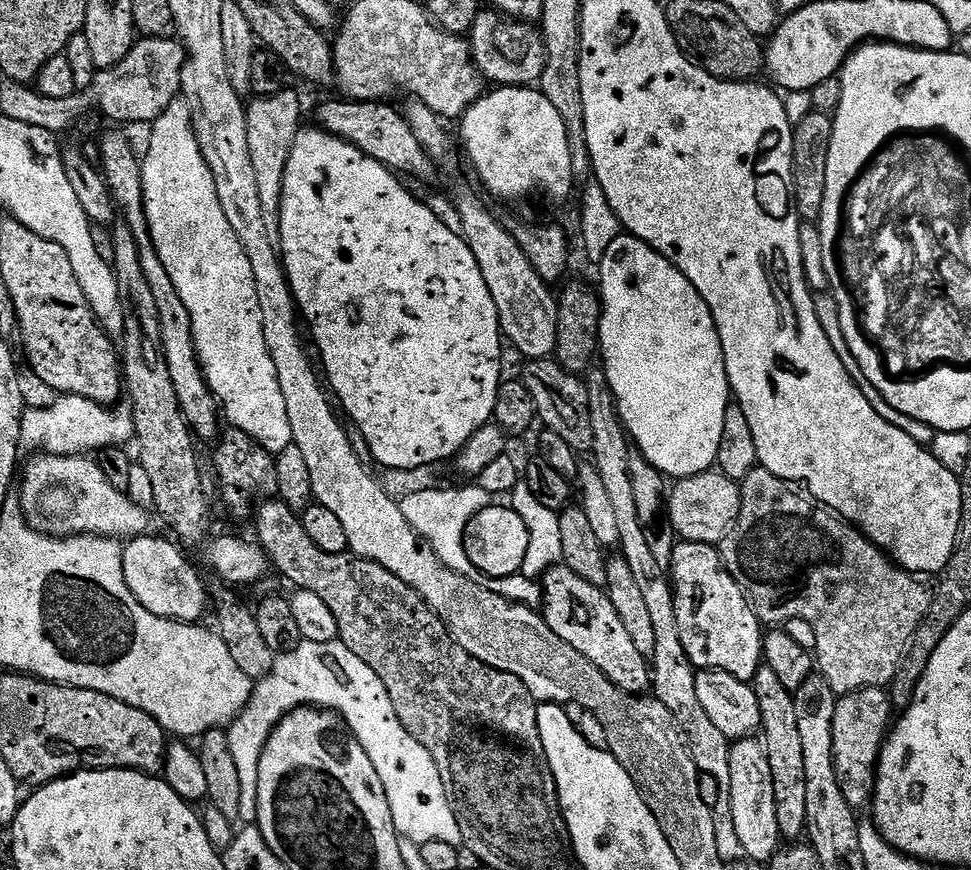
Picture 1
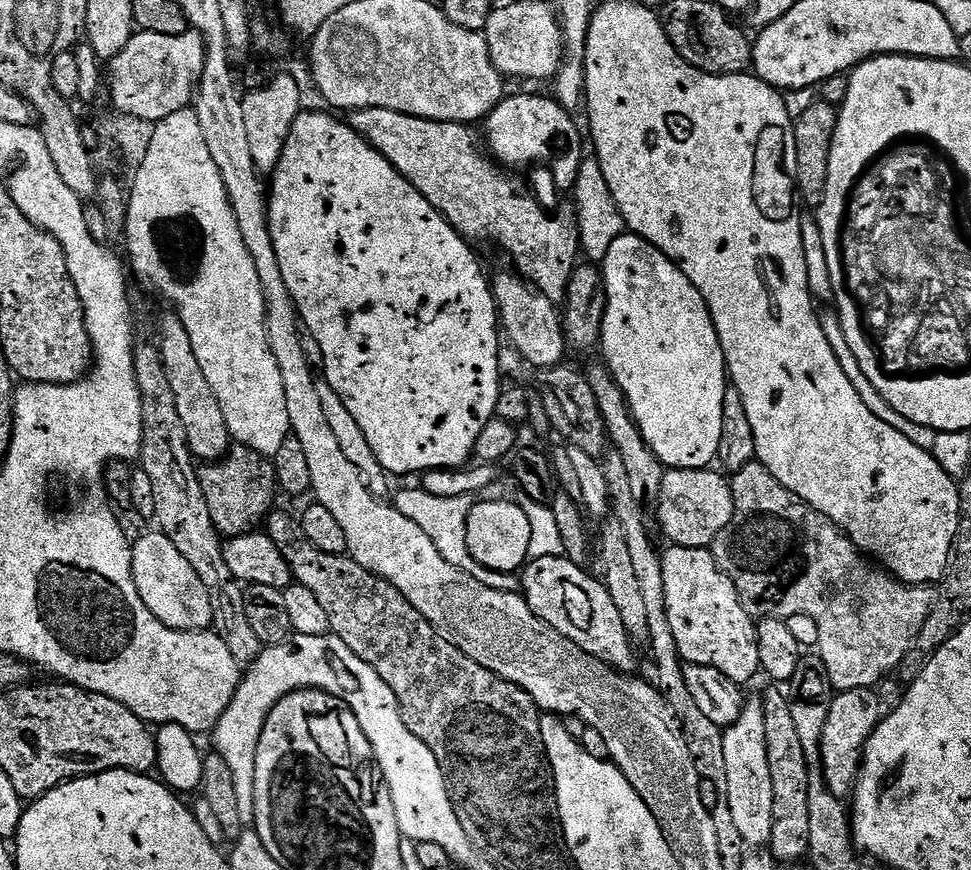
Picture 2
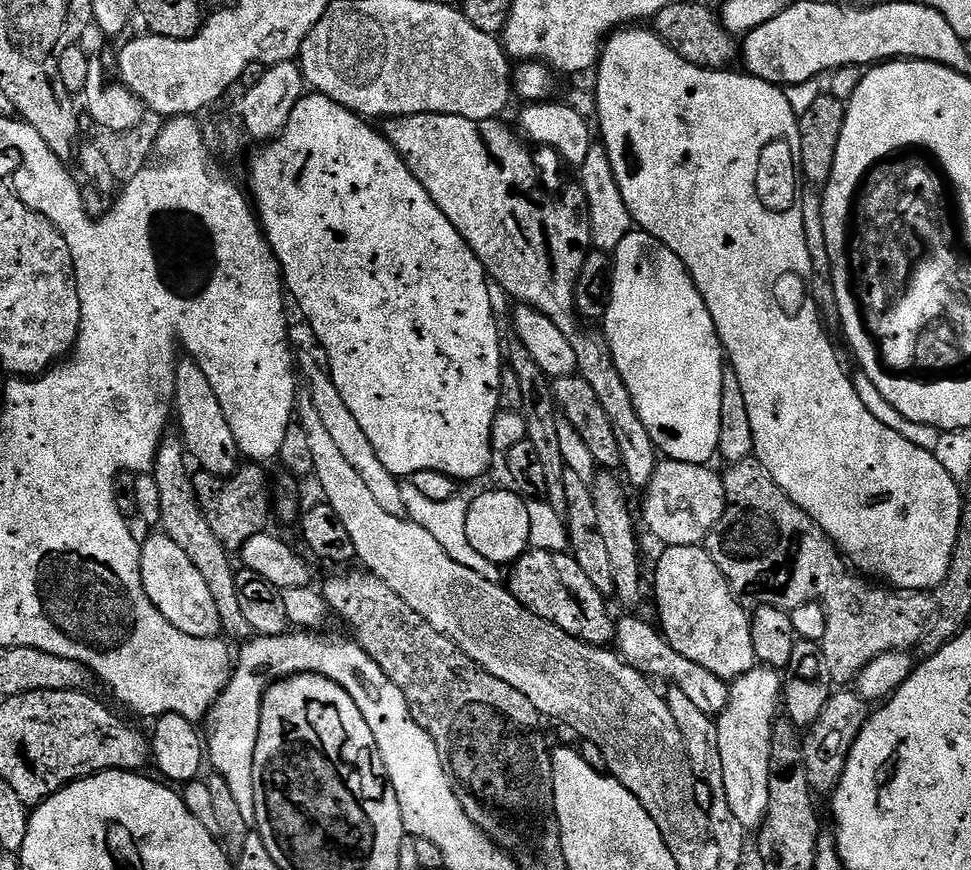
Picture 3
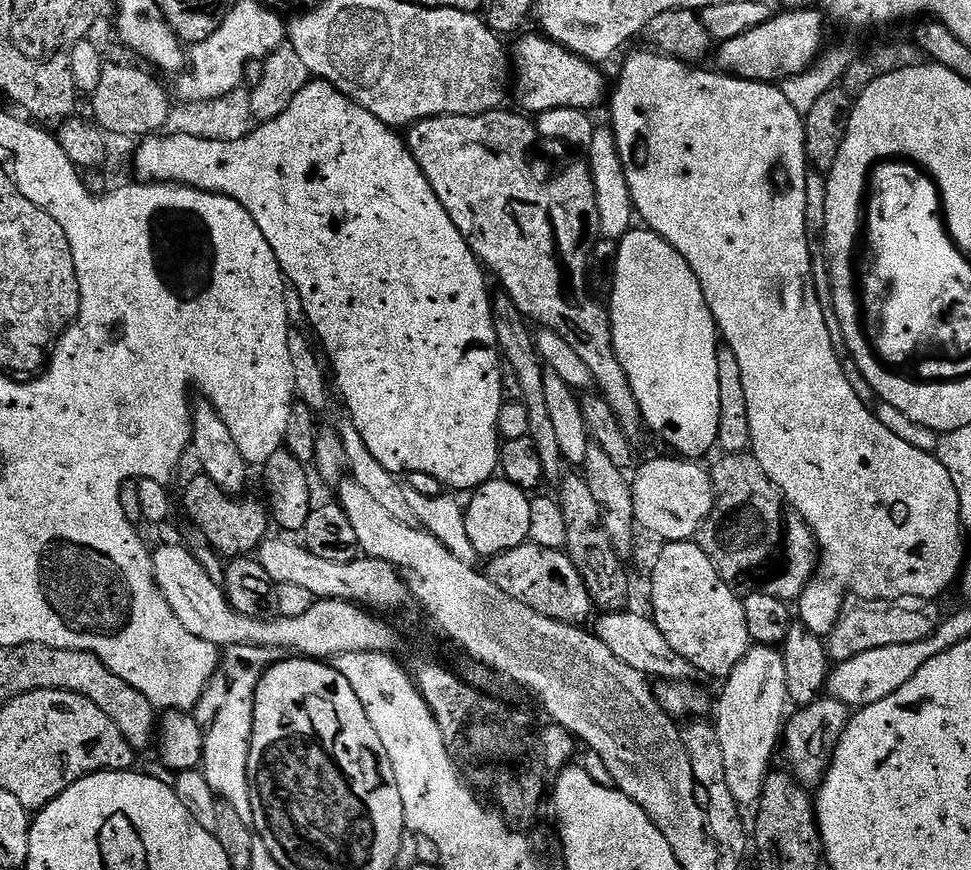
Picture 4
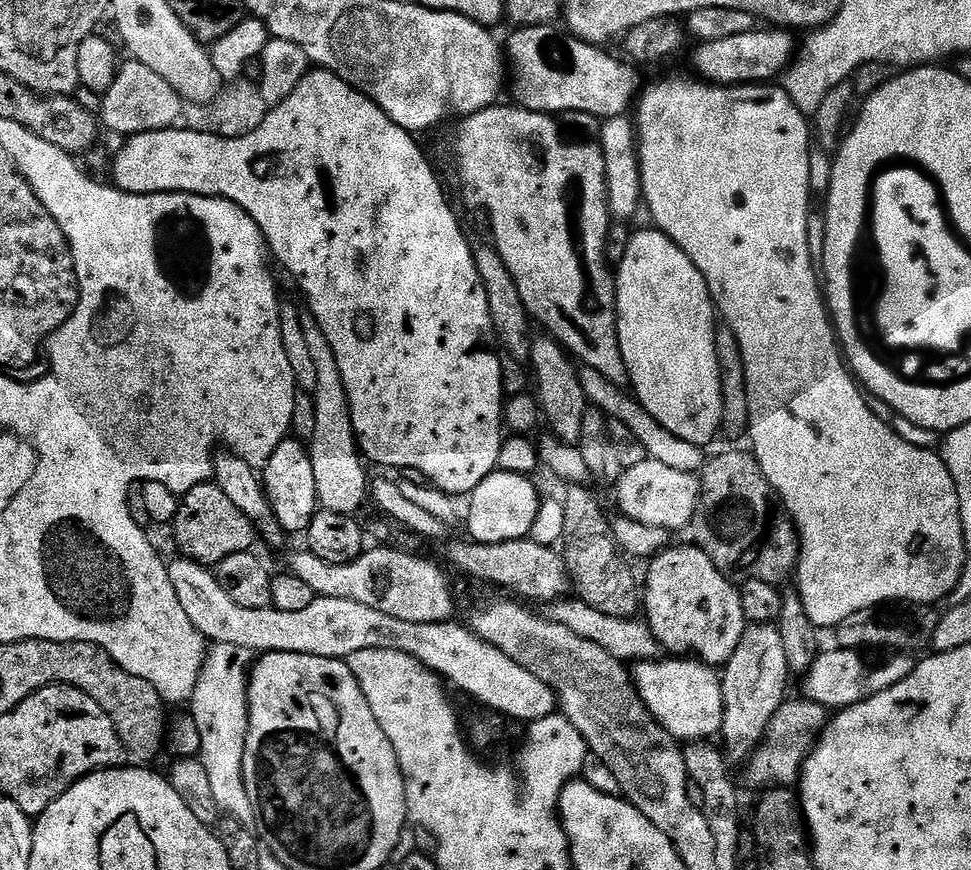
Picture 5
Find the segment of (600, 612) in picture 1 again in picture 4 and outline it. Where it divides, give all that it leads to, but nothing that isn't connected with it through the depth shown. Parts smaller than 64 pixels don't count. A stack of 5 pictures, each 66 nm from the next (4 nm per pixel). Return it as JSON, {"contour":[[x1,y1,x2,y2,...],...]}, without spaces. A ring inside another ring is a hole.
{"contour":[[525,542,491,557,487,564,486,575,490,582,494,582,502,594,510,594,514,602,522,602,522,606,530,606,530,610,564,624,584,626,589,623,594,605,567,551]]}

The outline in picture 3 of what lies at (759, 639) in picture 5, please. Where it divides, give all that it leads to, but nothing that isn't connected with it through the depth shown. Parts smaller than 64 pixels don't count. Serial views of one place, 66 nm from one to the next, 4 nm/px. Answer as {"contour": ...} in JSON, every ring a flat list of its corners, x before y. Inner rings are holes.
{"contour":[[757,666,751,668,746,674,742,674,738,679,731,681,728,690,728,701,726,706,719,714,716,720,716,729,718,730,718,751,722,753,722,782,726,786,726,802,730,802,730,810,734,813,734,818,738,818,738,822,742,822,745,830,759,829,766,818,766,810,770,806,770,746,772,745,772,725,778,719,778,713,782,708,782,676,777,669,765,668]]}

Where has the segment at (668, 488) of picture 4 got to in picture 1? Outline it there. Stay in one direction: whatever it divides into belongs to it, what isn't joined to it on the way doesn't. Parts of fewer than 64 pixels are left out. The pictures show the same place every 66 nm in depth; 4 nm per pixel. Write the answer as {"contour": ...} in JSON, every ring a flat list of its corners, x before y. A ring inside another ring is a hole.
{"contour":[[709,470,697,476,685,476,671,485,666,496,667,513,679,539,719,545,732,529,740,513,740,486,718,470]]}

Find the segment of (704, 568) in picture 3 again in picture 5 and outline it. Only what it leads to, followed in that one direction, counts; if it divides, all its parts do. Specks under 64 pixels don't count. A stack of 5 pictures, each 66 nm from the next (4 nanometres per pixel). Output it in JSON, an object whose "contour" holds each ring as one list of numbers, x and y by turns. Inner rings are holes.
{"contour":[[669,546,651,557,648,577,642,580,642,612,665,653,723,666,738,650,746,627,740,593,701,548,687,547]]}

